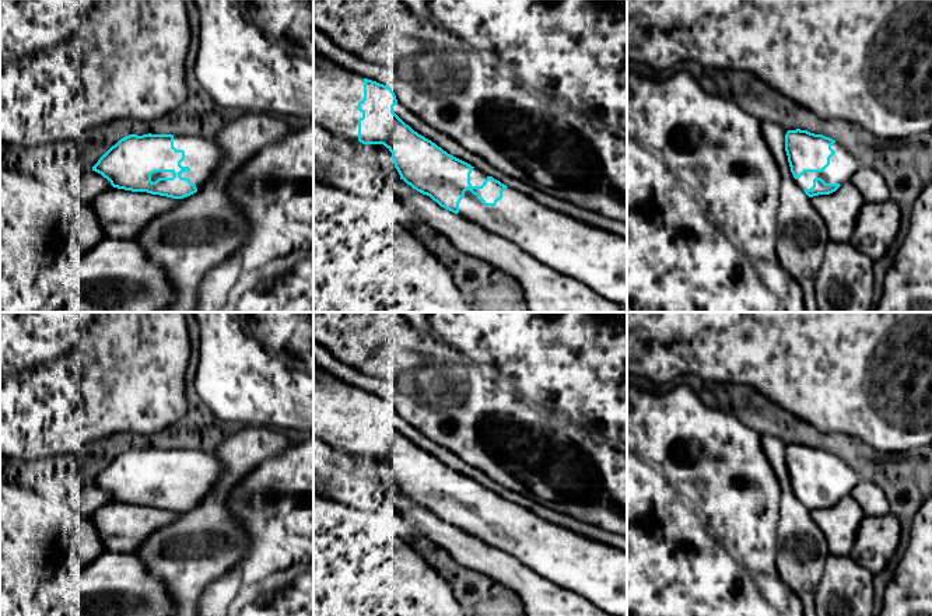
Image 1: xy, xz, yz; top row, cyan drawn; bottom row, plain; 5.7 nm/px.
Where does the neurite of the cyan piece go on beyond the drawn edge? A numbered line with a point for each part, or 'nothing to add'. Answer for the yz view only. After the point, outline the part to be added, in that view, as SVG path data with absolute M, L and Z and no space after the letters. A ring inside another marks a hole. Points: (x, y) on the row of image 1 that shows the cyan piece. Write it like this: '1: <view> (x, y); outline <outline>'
1: yz (843, 165); outline M835 141L831 148L835 154L830 158L830 165L823 172L805 172L795 182L802 189L810 189L814 178L821 178L826 183L849 182L854 174L862 167L859 160L841 143Z

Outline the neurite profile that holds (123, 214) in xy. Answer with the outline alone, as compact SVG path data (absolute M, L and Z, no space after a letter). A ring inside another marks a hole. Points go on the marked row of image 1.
M111 188L91 203L106 238L134 239L150 221L168 211L178 199Z

